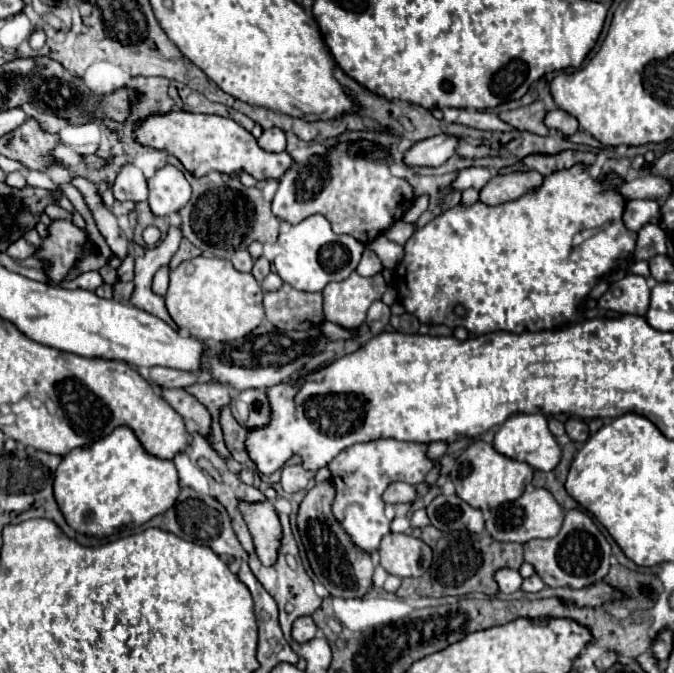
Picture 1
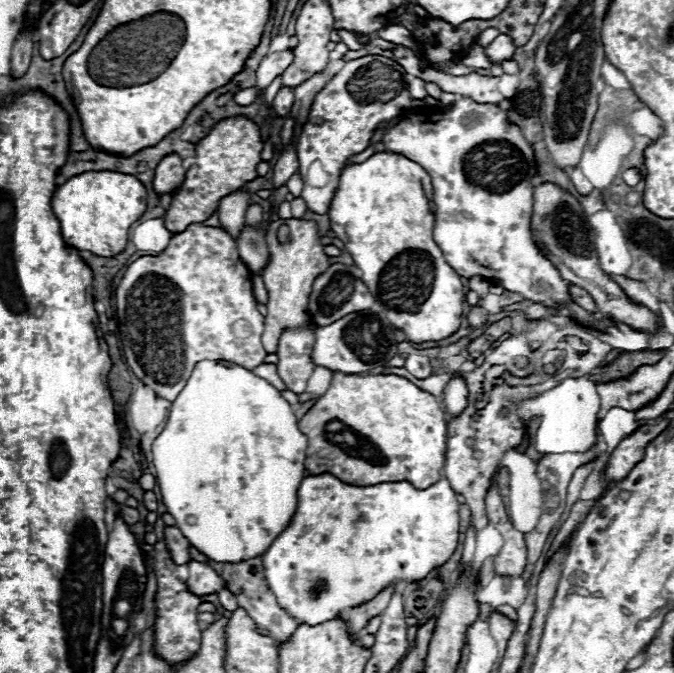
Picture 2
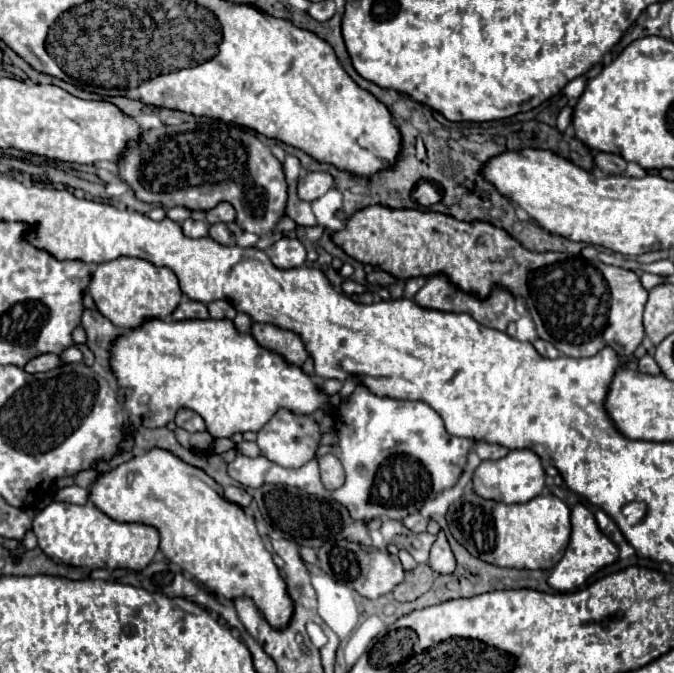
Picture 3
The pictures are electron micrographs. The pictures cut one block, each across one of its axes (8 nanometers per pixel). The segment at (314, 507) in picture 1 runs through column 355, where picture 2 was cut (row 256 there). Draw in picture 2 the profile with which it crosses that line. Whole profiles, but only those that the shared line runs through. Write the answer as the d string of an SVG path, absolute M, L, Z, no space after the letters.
M550 182L536 186L532 198L534 198L532 220L530 220L532 238L540 246L540 252L544 252L544 256L556 266L560 276L566 282L584 288L592 296L594 304L602 310L604 316L616 318L618 322L624 322L626 326L634 330L646 330L646 328L654 330L656 316L648 308L632 304L626 298L626 294L620 290L620 286L602 272L598 256L596 256L596 248L592 244L588 216L584 208L580 206L580 202L572 194L564 192L562 188Z

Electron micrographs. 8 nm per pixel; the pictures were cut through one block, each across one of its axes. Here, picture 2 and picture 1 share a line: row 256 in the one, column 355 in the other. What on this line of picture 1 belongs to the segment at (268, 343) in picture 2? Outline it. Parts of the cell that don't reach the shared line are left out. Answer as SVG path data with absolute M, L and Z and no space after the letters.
M352 272L342 282L330 282L324 288L324 316L346 330L358 328L366 320L366 310L374 300L380 300L386 290L382 274L364 278Z

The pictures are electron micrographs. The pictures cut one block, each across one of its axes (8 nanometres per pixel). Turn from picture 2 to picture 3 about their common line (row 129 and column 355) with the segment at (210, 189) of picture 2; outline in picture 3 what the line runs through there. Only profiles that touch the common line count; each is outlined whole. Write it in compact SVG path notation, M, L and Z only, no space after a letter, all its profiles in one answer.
M368 206L358 210L348 220L346 228L336 232L332 238L348 256L360 260L362 264L380 266L398 280L444 274L462 292L474 294L480 300L488 298L494 288L504 288L514 298L522 298L530 318L534 320L538 336L552 342L564 356L570 358L590 358L606 346L614 348L618 356L632 356L644 338L642 314L648 300L648 290L640 284L640 278L632 270L606 266L600 260L586 260L568 252L530 252L504 228L490 222L460 222L440 212Z

